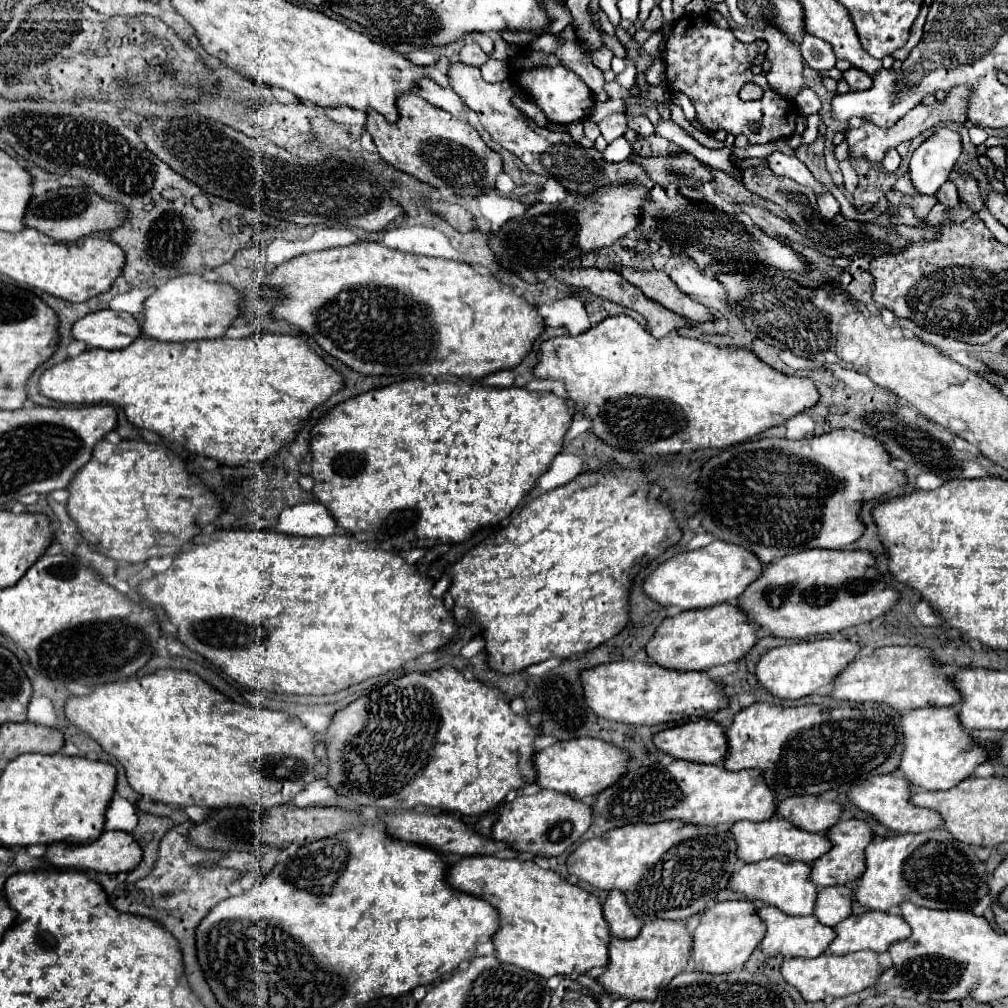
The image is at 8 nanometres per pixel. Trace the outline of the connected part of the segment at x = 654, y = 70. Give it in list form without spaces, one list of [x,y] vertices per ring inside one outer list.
[[[659,58],[659,60],[655,60],[655,64],[649,68],[649,72],[647,72],[647,82],[651,84],[651,86],[659,86],[659,82],[663,84],[665,82],[665,66],[663,66],[663,58]]]

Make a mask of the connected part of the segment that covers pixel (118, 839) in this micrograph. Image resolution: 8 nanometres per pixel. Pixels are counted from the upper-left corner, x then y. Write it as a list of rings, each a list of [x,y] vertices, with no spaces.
[[[107,830],[101,834],[99,840],[91,844],[69,844],[69,842],[55,842],[55,846],[49,846],[45,858],[57,866],[57,868],[73,868],[73,870],[95,870],[95,872],[107,872],[107,874],[119,874],[119,872],[131,872],[143,858],[143,850],[135,842],[133,834],[121,832],[121,830]]]

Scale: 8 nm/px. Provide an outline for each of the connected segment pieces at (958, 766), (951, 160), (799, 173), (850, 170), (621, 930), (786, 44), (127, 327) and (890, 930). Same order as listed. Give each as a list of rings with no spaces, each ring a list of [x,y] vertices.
[[[927,706],[917,708],[901,718],[905,748],[899,770],[917,790],[949,790],[973,776],[973,770],[987,760],[987,750],[979,746],[961,726],[955,708]]]
[[[935,128],[913,152],[909,174],[919,194],[935,194],[947,182],[949,172],[961,156],[961,136],[951,128]]]
[[[773,152],[773,154],[767,156],[767,166],[769,166],[775,174],[789,176],[789,178],[793,178],[795,182],[799,182],[799,184],[803,184],[803,186],[807,186],[808,188],[813,188],[817,197],[821,195],[821,192],[825,192],[825,188],[823,188],[819,182],[813,180],[813,176],[809,170],[805,168],[805,164],[803,164],[799,158],[795,158],[795,156],[785,156],[785,154],[781,154],[781,152]]]
[[[846,159],[839,163],[839,168],[842,171],[845,189],[849,193],[853,193],[858,184],[858,176],[854,167],[850,161]]]
[[[611,890],[603,904],[605,920],[609,922],[611,934],[617,938],[635,938],[641,930],[641,920],[631,912],[625,894],[621,890]]]
[[[767,26],[767,30],[763,30],[763,38],[769,44],[767,60],[771,62],[771,70],[765,74],[769,86],[783,98],[795,100],[797,92],[803,88],[803,58],[799,44],[791,42],[775,26]]]
[[[99,310],[77,320],[73,324],[73,336],[91,348],[125,348],[141,336],[141,322],[129,312]]]
[[[863,912],[859,916],[849,916],[835,926],[837,938],[831,942],[831,954],[851,954],[859,950],[887,952],[893,942],[911,936],[911,928],[899,914],[887,912]]]

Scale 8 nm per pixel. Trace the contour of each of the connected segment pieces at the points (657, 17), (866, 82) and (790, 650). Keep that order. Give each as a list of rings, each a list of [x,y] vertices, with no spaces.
[[[655,6],[655,8],[651,10],[651,14],[649,14],[649,18],[643,22],[643,28],[649,30],[649,32],[655,32],[655,30],[659,30],[661,26],[663,26],[663,14],[661,14],[661,8]]]
[[[849,68],[849,70],[845,72],[845,80],[849,82],[851,91],[867,90],[873,84],[873,78],[871,78],[867,72],[859,70],[859,68]]]
[[[819,638],[811,642],[799,642],[799,644],[787,644],[769,650],[765,656],[761,656],[755,676],[761,686],[765,686],[773,696],[781,700],[797,700],[803,696],[809,696],[825,686],[829,686],[835,676],[841,674],[841,670],[853,662],[853,658],[861,652],[859,642],[851,642],[849,638]]]

